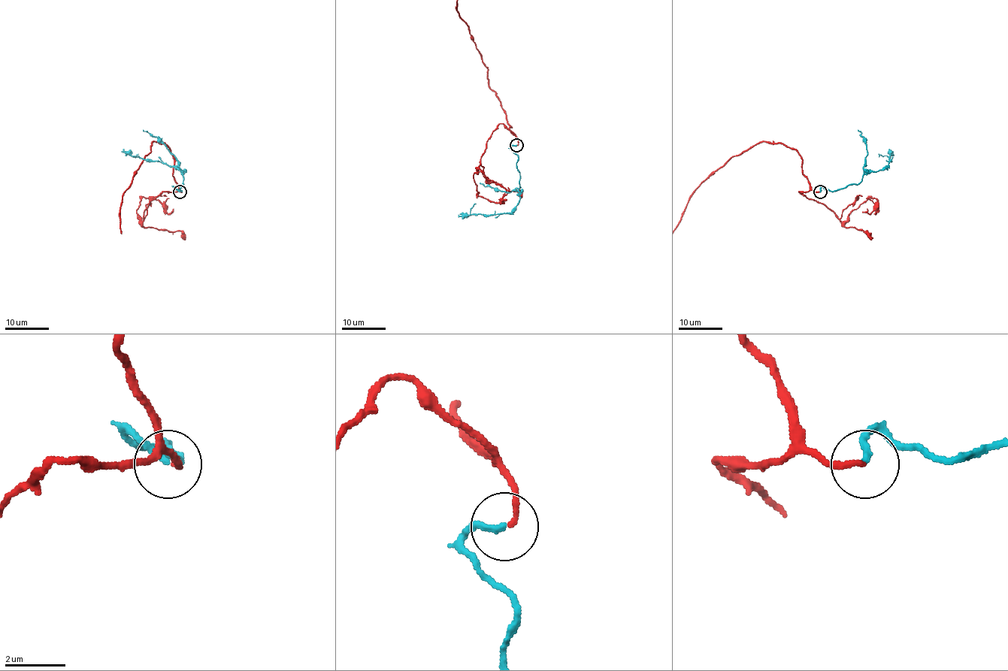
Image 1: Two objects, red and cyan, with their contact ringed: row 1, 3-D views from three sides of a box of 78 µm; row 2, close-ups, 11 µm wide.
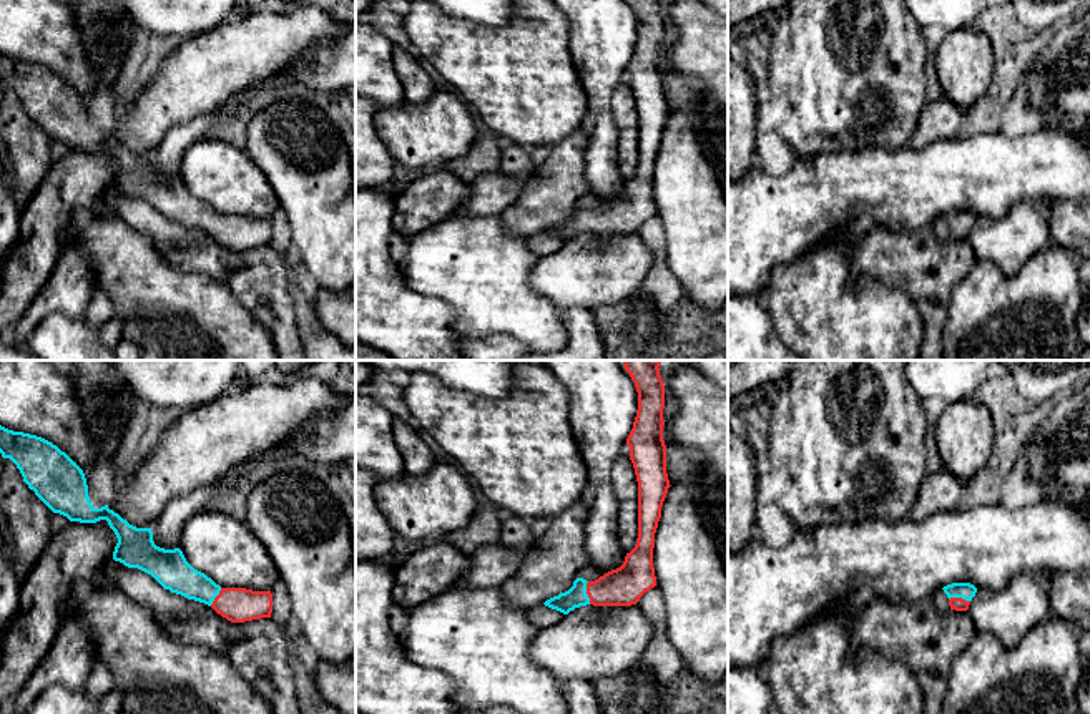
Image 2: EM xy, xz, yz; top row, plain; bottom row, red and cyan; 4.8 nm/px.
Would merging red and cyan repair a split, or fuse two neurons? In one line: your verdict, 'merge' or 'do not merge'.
merge

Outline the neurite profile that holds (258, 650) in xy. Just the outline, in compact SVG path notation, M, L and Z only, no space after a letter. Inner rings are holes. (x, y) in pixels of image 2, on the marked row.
M110 561L100 575L111 576L121 593L146 606L174 641L226 656L274 714L301 714L284 624L272 618L231 623L211 606L164 589L138 568L113 570Z

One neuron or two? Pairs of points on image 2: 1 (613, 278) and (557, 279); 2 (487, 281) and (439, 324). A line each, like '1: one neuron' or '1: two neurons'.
1: one neuron
2: two neurons

